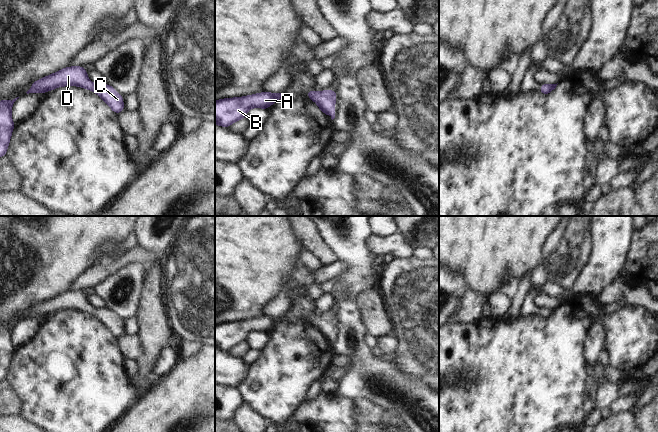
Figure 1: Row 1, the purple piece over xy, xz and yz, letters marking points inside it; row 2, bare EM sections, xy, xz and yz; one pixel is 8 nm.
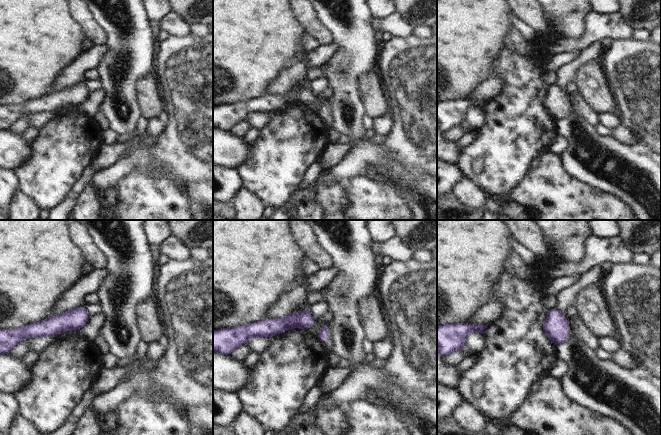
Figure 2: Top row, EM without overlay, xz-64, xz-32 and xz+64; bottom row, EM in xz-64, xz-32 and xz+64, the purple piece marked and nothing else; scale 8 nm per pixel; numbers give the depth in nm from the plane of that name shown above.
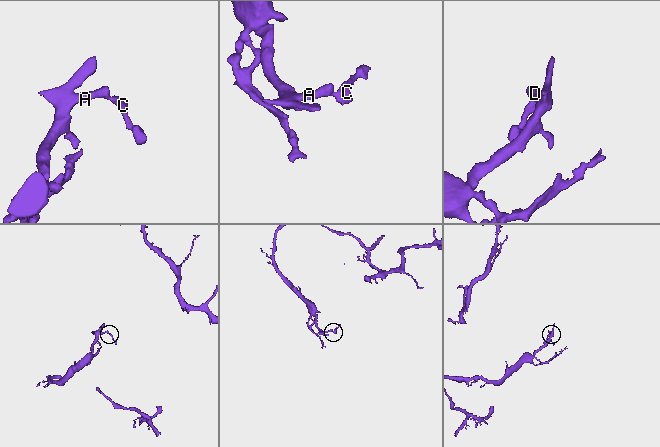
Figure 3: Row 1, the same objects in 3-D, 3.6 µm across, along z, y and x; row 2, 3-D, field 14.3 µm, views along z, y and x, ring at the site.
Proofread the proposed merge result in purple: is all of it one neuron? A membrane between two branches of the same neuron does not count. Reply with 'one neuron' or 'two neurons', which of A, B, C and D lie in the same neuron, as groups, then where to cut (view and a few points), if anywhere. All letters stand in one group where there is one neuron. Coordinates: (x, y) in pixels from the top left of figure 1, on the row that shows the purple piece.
one neuron; A B C D; no cut

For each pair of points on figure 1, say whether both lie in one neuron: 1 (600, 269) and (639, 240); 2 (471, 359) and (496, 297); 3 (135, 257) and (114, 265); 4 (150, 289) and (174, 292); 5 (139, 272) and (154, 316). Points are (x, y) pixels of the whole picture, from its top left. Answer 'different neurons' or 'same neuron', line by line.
1: different neurons
2: different neurons
3: same neuron
4: different neurons
5: different neurons

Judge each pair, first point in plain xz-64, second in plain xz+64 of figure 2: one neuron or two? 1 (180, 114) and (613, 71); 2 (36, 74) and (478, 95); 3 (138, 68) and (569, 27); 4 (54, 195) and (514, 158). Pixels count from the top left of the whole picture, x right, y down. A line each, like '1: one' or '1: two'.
1: one
2: two
3: one
4: one

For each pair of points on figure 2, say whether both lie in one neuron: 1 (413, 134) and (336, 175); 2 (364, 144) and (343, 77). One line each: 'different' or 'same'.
1: different
2: same

